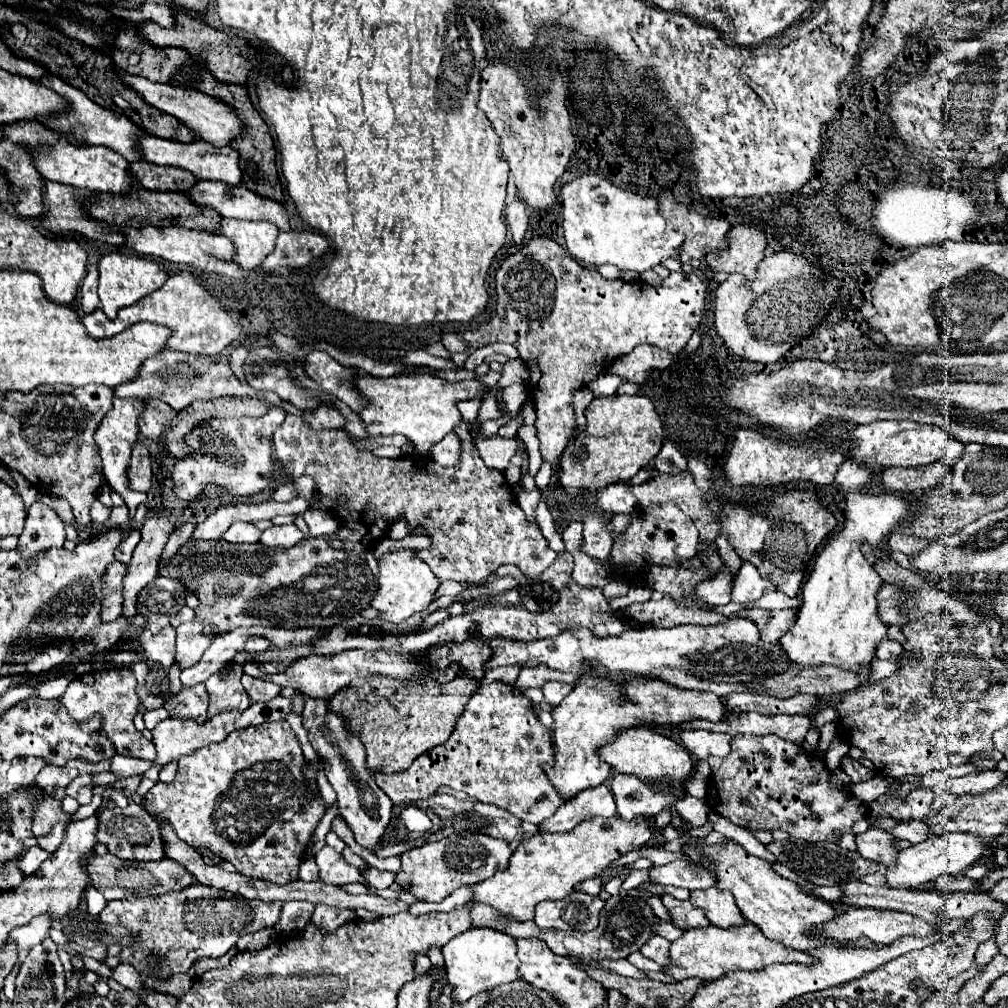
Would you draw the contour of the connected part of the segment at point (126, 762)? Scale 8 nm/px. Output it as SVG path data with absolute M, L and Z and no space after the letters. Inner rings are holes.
M114 755L110 761L110 771L116 773L118 777L132 777L132 775L142 775L146 769L150 769L150 761L140 761L140 759L130 759L124 755Z

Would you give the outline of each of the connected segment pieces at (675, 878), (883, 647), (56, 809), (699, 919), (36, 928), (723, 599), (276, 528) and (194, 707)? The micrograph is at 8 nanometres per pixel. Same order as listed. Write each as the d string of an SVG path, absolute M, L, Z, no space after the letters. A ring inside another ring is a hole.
M682 859L662 865L662 867L654 865L650 869L650 879L660 885L676 885L676 887L686 887L690 891L708 889L716 885L716 881L712 881L712 877L708 877L708 873L700 869L700 865L692 865Z
M882 641L878 647L876 647L876 659L890 659L890 661L896 661L900 659L900 653L902 653L902 645L896 643L896 641Z
M38 785L26 789L32 799L32 831L34 835L44 835L58 821L70 821L70 815L62 811L60 801L42 793Z
M662 895L662 903L672 915L672 921L676 927L690 929L690 927L706 927L710 925L708 917L704 917L704 911L700 907L694 907L690 901L678 901L670 895Z
M34 917L28 925L20 925L20 927L12 929L12 933L8 935L8 941L2 947L14 943L20 953L24 949L32 949L32 947L40 945L40 941L44 941L50 935L52 921L54 921L52 917Z
M720 573L716 579L699 584L695 593L699 599L708 601L710 605L726 605L730 603L730 587L732 577L728 573Z
M290 523L290 525L272 525L270 529L266 529L262 533L262 539L260 541L266 547L282 547L282 549L288 549L288 547L296 545L300 541L300 537L304 537L302 531L294 523Z
M192 685L188 689L180 689L176 695L170 695L164 699L164 709L170 713L170 717L192 717L196 721L208 719L208 693L206 687Z

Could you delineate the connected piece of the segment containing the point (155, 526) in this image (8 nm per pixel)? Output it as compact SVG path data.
M150 517L140 527L142 539L134 549L132 561L128 565L128 573L124 577L124 611L122 615L132 617L136 613L136 597L138 591L144 589L158 577L158 561L168 543L170 535L178 527L166 517Z

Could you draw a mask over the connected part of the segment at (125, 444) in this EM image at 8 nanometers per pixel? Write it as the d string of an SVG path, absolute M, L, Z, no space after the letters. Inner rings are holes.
M138 397L116 399L114 407L102 419L102 423L100 423L98 431L96 431L96 437L94 437L98 447L100 447L100 455L102 455L102 463L104 463L104 477L110 483L110 486L105 484L101 487L98 500L106 507L112 509L114 505L111 499L111 492L114 489L124 499L124 503L126 503L126 507L130 511L130 518L134 516L136 507L146 501L146 493L136 493L136 491L128 489L128 465L130 465L130 459L132 459L132 447L138 441L138 433L140 433L138 431L140 413L144 413L144 399L138 399Z

